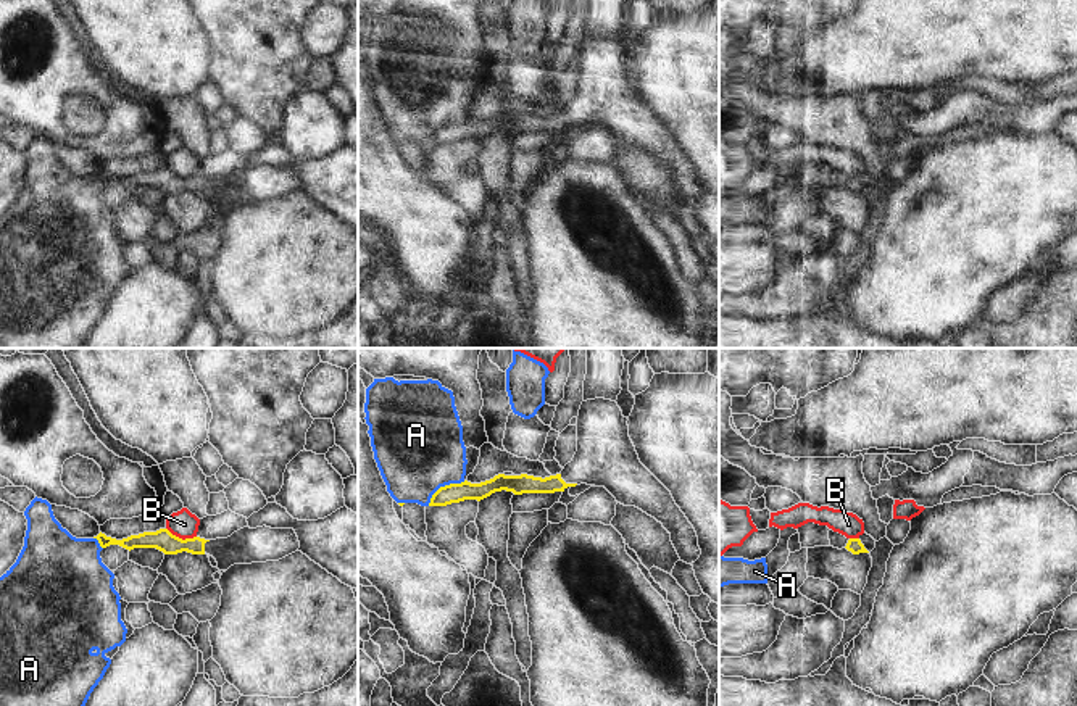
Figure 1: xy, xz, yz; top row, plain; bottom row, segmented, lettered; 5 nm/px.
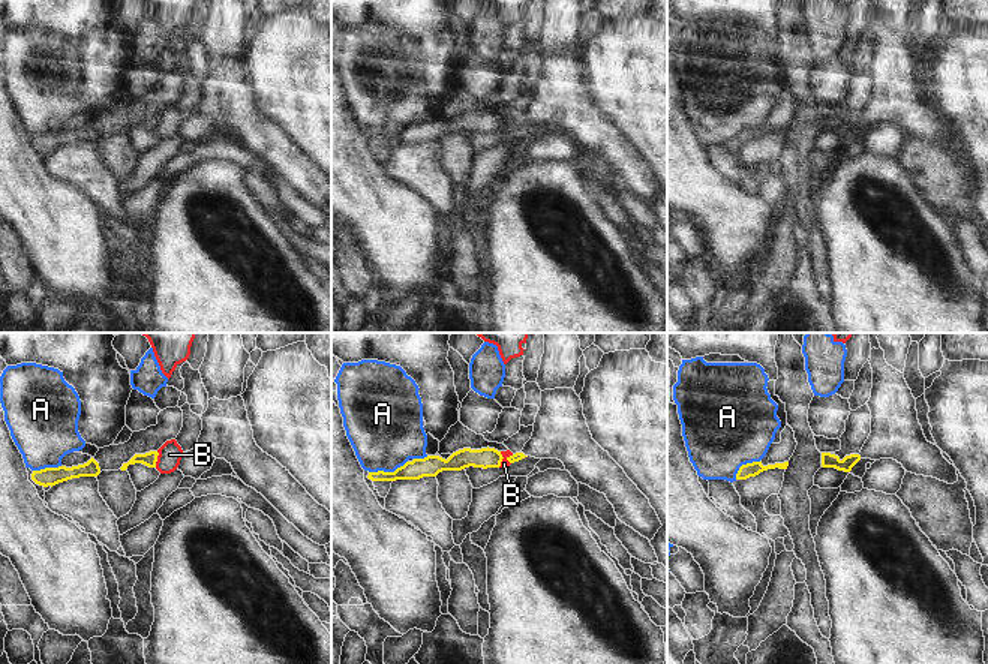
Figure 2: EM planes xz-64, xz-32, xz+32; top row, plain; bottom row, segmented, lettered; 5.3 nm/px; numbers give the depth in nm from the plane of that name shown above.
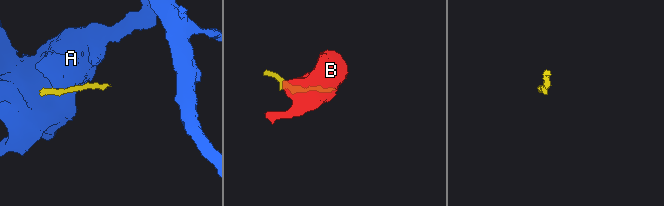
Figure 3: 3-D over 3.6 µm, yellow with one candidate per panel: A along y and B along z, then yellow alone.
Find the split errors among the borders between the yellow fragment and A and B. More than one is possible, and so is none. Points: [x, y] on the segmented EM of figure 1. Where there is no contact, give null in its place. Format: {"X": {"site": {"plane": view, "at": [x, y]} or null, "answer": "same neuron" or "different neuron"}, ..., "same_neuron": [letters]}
{"A": {"site": {"plane": "xz", "at": [445, 485]}, "answer": "different neuron"}, "B": {"site": {"plane": "xy", "at": [181, 539]}, "answer": "different neuron"}, "same_neuron": []}

